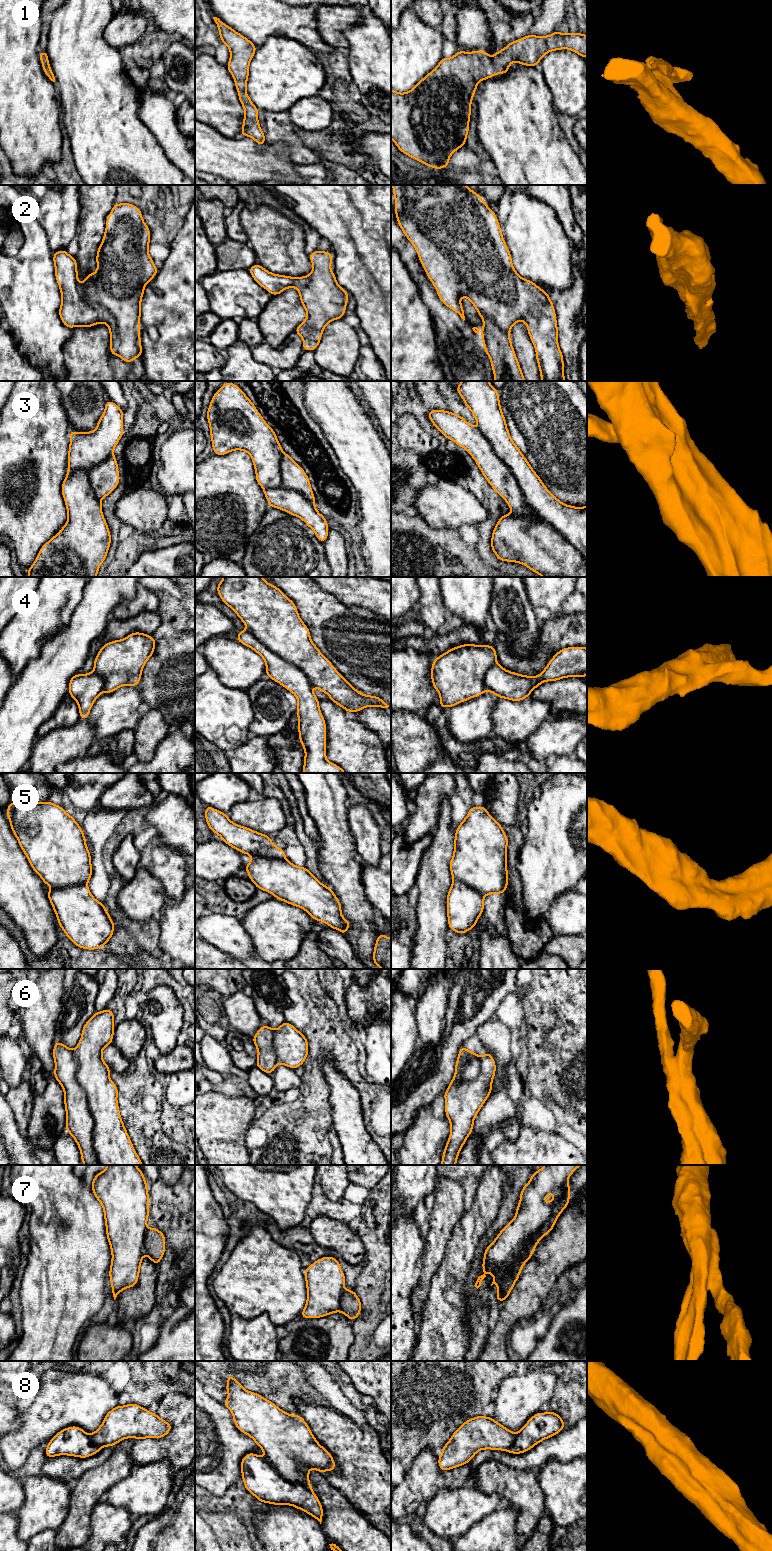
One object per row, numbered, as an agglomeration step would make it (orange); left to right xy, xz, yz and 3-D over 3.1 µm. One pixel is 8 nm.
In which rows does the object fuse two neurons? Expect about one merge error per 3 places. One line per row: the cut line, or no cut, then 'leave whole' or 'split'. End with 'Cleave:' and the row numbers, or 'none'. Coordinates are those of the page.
1: no cut; leave whole
2: no cut; leave whole
3: cut in yz along (478, 430), (516, 479), (521, 493), (534, 512), (533, 517); split
4: cut in xz along (247, 629), (271, 650), (295, 665), (312, 685); split
5: no cut; leave whole
6: cut in xy along (73, 1051), (76, 1080), (92, 1117), (92, 1146), (100, 1164); split
7: no cut; leave whole
8: no cut; leave whole
Cleave: 3, 4, 6

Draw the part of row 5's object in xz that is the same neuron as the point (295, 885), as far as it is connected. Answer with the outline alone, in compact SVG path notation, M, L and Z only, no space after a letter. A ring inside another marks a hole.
M206 805L205 819L213 833L234 849L251 856L251 862L244 866L250 880L257 889L264 890L293 906L304 909L315 921L323 921L329 927L346 935L350 922L342 914L342 906L333 890L323 885L306 867L298 867L286 859L284 849L276 847L266 834L233 823L227 814Z

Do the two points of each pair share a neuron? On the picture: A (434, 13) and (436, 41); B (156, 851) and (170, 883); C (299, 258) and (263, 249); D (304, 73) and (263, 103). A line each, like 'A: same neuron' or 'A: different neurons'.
A: different neurons
B: same neuron
C: same neuron
D: same neuron

